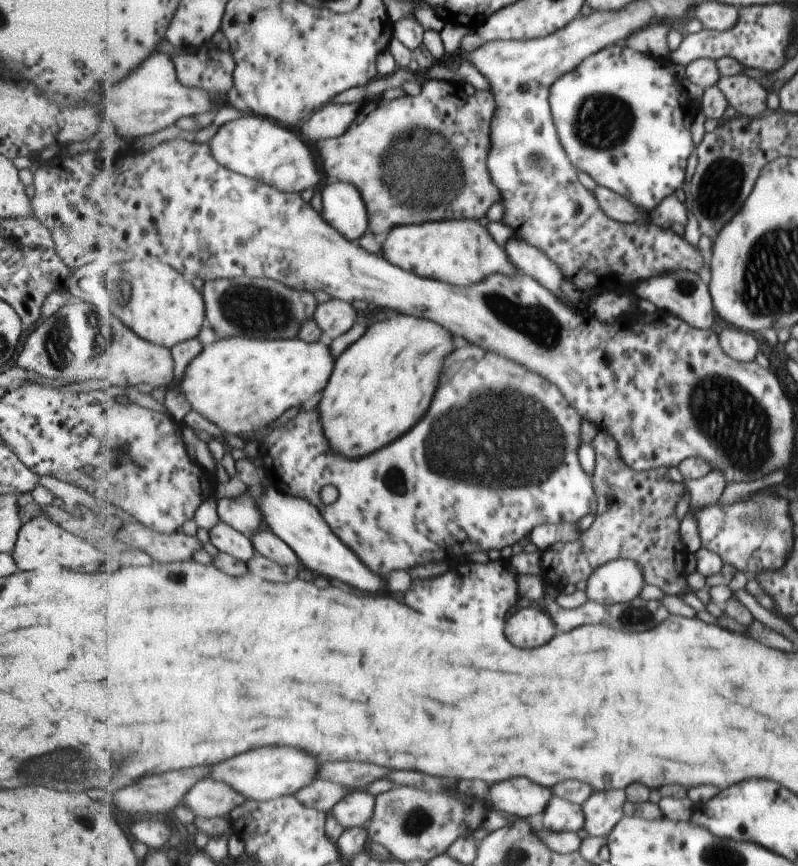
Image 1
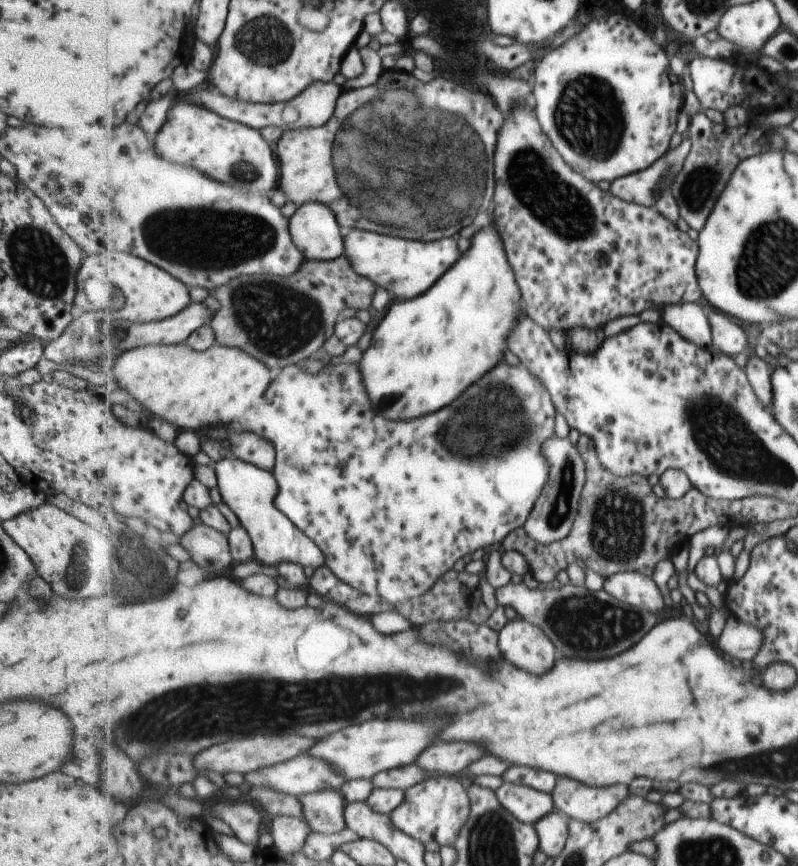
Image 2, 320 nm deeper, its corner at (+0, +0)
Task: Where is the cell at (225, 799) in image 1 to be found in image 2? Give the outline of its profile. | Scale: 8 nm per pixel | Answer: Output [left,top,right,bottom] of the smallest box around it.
[245,753,349,796]

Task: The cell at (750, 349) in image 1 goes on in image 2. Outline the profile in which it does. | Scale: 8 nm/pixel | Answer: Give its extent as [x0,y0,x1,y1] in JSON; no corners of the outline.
[707,310,747,357]

